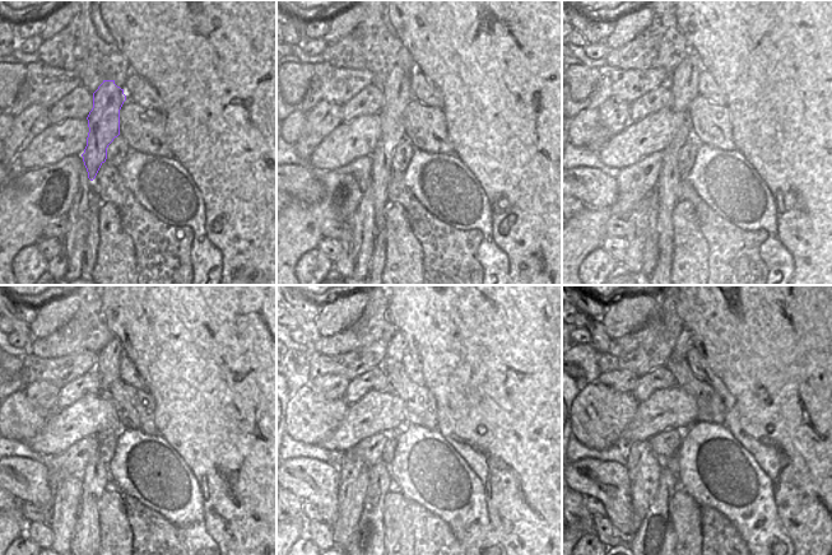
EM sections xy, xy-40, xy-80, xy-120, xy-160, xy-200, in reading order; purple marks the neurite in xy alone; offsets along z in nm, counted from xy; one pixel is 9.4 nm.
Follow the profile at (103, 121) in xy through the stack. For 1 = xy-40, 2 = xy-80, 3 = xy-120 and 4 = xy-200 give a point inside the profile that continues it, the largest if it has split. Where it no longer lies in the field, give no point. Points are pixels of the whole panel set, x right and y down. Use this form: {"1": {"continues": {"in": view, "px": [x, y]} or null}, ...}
{"1": {"continues": {"in": "xy-40", "px": [396, 92]}}, "2": {"continues": {"in": "xy-80", "px": [667, 189]}}, "3": {"continues": {"in": "xy-120", "px": [86, 537]}}, "4": {"continues": {"in": "xy-200", "px": [654, 544]}}}

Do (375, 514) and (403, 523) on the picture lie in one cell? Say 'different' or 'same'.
different

